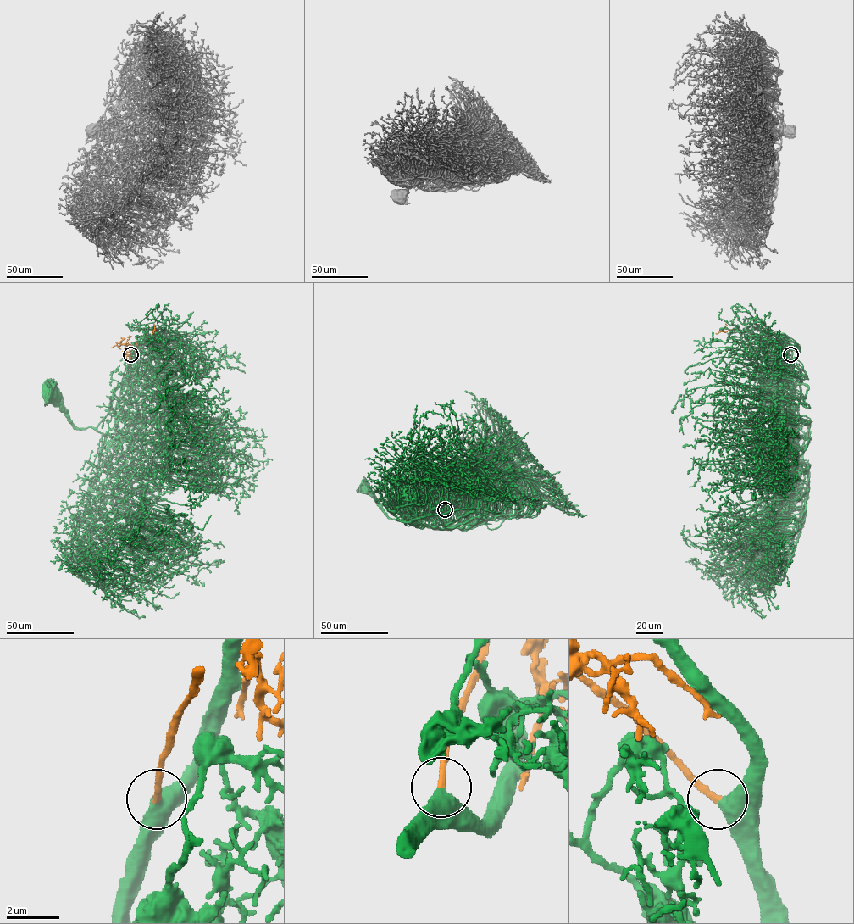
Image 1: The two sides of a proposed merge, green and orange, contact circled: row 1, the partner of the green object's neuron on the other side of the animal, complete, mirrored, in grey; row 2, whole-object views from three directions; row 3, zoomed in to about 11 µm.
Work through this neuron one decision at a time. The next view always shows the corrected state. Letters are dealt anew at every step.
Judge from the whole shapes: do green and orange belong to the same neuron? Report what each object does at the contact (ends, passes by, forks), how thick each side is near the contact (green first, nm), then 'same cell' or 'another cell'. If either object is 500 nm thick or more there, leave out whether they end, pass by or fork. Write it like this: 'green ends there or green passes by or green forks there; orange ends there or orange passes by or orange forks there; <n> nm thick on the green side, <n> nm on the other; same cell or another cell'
650 nm thick on the green side, 260 nm on the other; same cell

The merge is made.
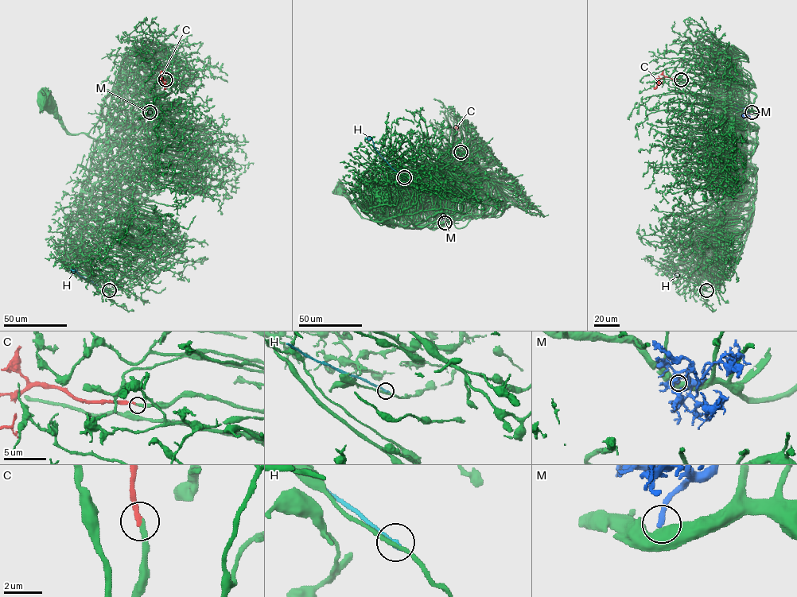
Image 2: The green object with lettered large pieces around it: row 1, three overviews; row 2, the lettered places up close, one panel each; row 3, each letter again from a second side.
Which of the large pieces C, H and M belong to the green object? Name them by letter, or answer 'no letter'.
C

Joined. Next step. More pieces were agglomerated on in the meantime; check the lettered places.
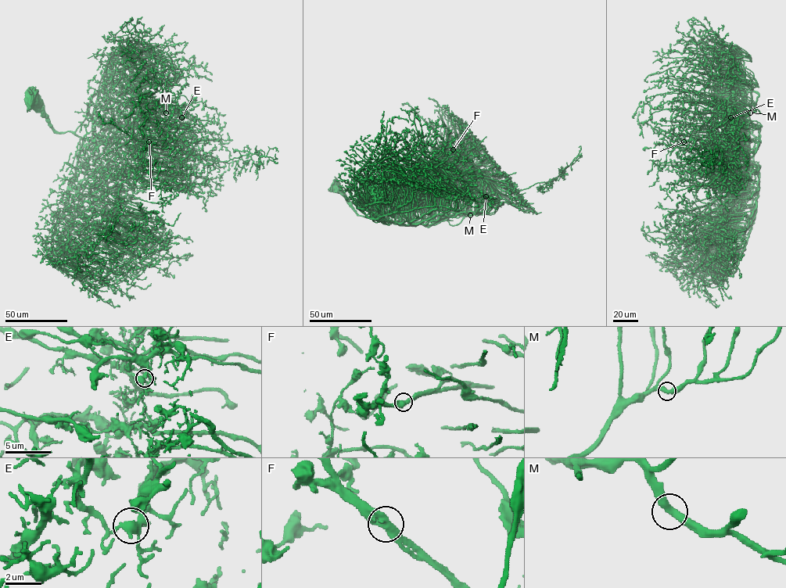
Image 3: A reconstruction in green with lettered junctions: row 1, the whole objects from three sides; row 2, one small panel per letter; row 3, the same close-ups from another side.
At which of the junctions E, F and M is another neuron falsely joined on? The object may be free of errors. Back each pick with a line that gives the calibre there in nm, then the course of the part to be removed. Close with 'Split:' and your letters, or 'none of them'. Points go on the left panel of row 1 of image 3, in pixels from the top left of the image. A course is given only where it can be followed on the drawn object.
F: calibre 440 nm; course (149, 141), (162, 139), (187, 154), (218, 161), (227, 161), (250, 153), (277, 159), (275, 153)
Split: F

